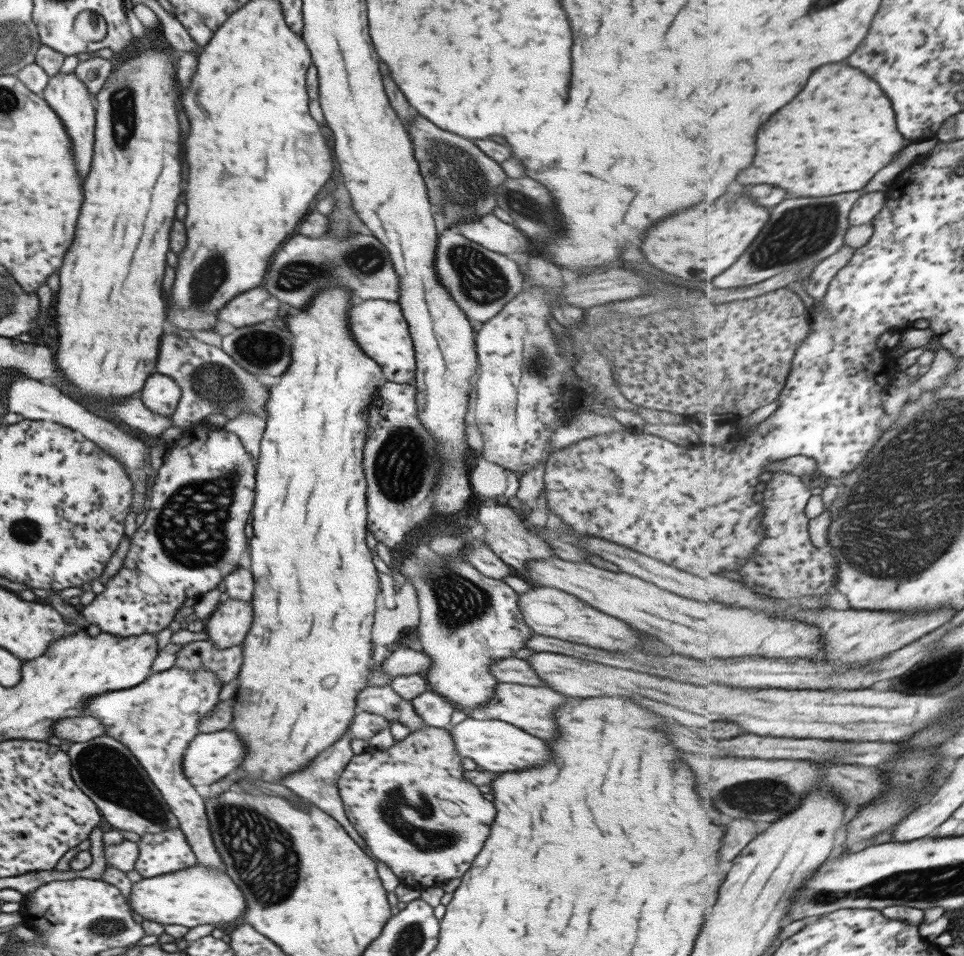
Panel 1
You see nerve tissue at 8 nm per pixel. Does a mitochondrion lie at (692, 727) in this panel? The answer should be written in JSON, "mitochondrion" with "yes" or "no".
{"mitochondrion":"no"}

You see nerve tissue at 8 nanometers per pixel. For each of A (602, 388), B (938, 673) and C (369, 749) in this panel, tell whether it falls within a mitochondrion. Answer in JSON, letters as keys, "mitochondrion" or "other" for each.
{"A":"other","B":"other","C":"other"}

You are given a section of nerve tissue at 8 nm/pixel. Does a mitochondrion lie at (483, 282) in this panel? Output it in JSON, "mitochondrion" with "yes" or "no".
{"mitochondrion":"yes"}

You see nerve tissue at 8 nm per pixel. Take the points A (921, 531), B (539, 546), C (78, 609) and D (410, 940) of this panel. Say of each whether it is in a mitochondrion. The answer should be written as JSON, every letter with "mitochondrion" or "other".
{"A":"mitochondrion","B":"other","C":"other","D":"mitochondrion"}

